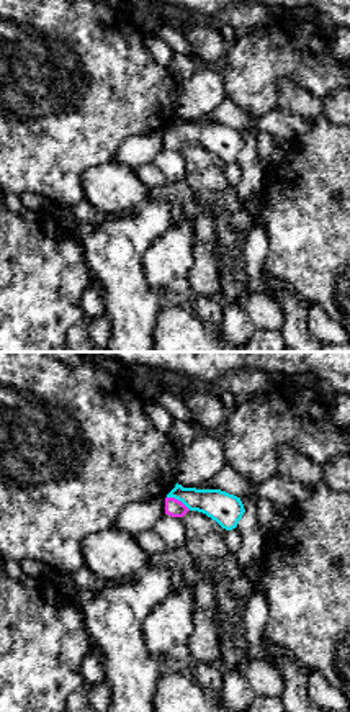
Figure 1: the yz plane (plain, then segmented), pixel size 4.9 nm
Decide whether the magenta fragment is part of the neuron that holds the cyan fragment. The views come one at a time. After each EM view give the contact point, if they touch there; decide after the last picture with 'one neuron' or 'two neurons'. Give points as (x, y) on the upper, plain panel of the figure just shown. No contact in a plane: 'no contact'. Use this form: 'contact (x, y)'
contact (179, 133)

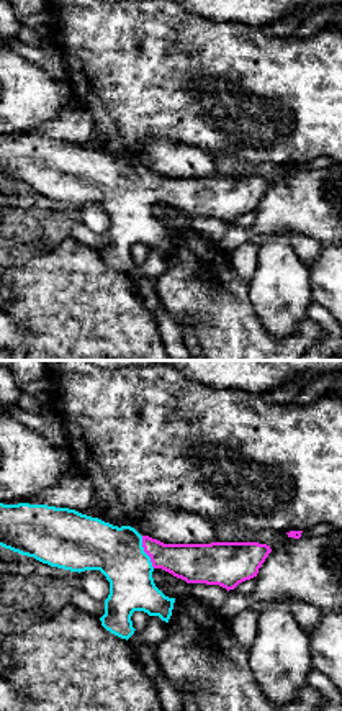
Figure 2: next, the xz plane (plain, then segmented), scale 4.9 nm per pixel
contact (144, 185)

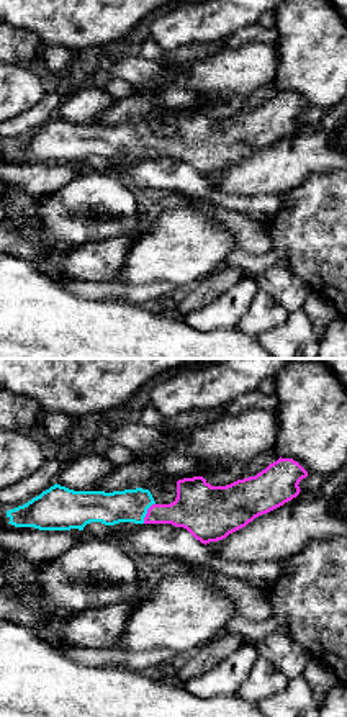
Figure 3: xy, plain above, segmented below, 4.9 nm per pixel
contact (146, 146)

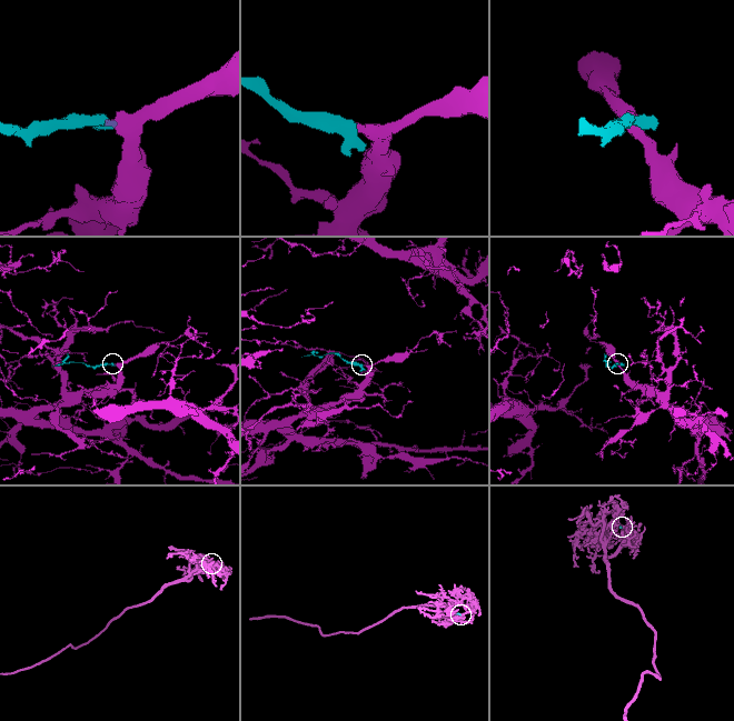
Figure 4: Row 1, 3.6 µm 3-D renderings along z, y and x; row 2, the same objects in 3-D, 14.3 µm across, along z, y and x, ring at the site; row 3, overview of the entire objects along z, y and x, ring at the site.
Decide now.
one neuron

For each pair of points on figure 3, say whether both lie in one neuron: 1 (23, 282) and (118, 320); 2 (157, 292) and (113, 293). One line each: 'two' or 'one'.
1: one
2: one

